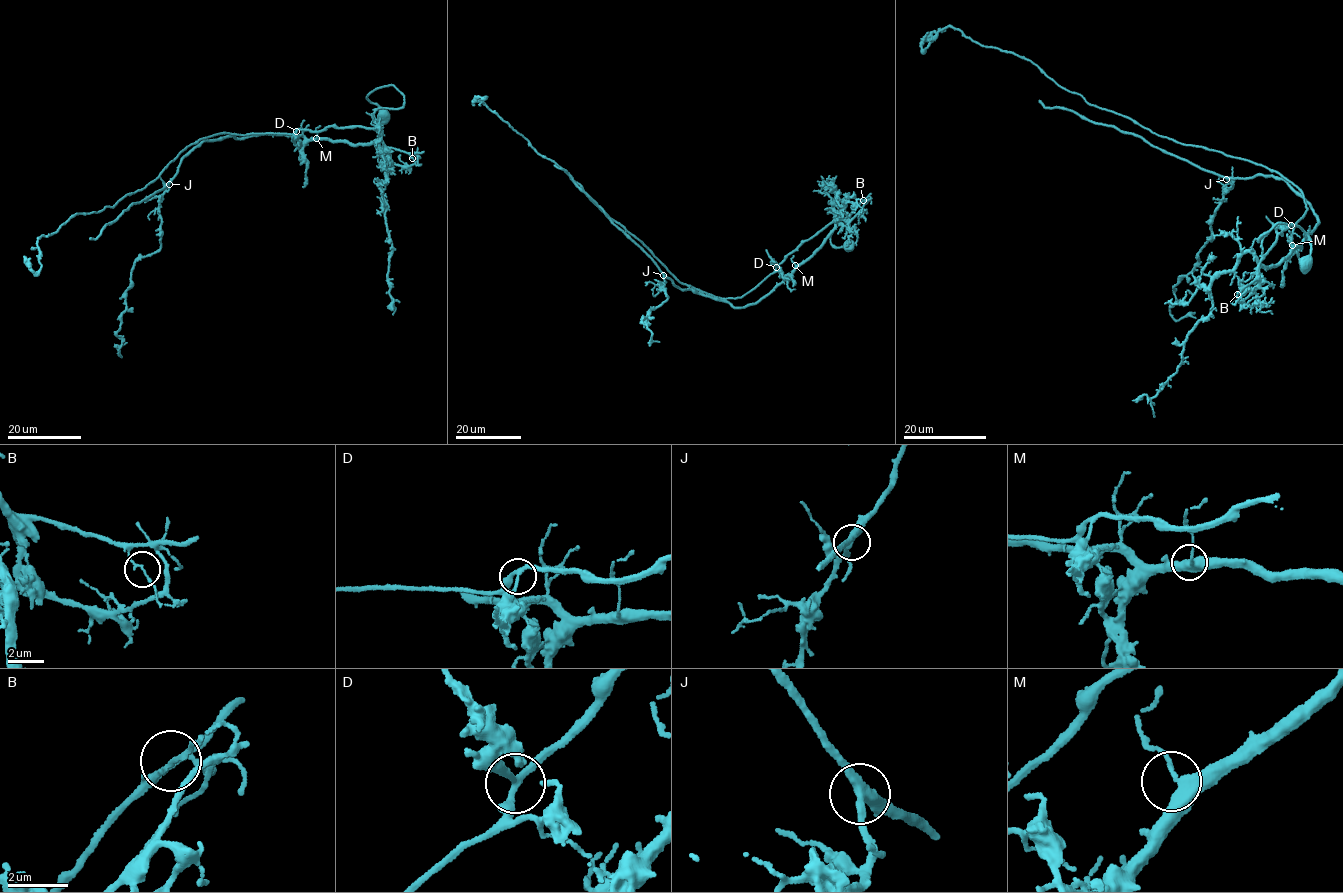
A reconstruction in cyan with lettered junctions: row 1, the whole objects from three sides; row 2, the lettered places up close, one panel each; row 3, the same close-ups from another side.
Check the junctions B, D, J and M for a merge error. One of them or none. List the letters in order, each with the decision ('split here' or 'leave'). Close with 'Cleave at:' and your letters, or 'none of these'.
B: split here
D: leave
J: leave
M: leave
Cleave at: B

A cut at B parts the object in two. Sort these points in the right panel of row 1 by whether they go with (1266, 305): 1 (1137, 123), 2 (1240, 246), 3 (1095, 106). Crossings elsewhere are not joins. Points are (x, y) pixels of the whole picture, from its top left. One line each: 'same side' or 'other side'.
1: same side
2: other side
3: same side

